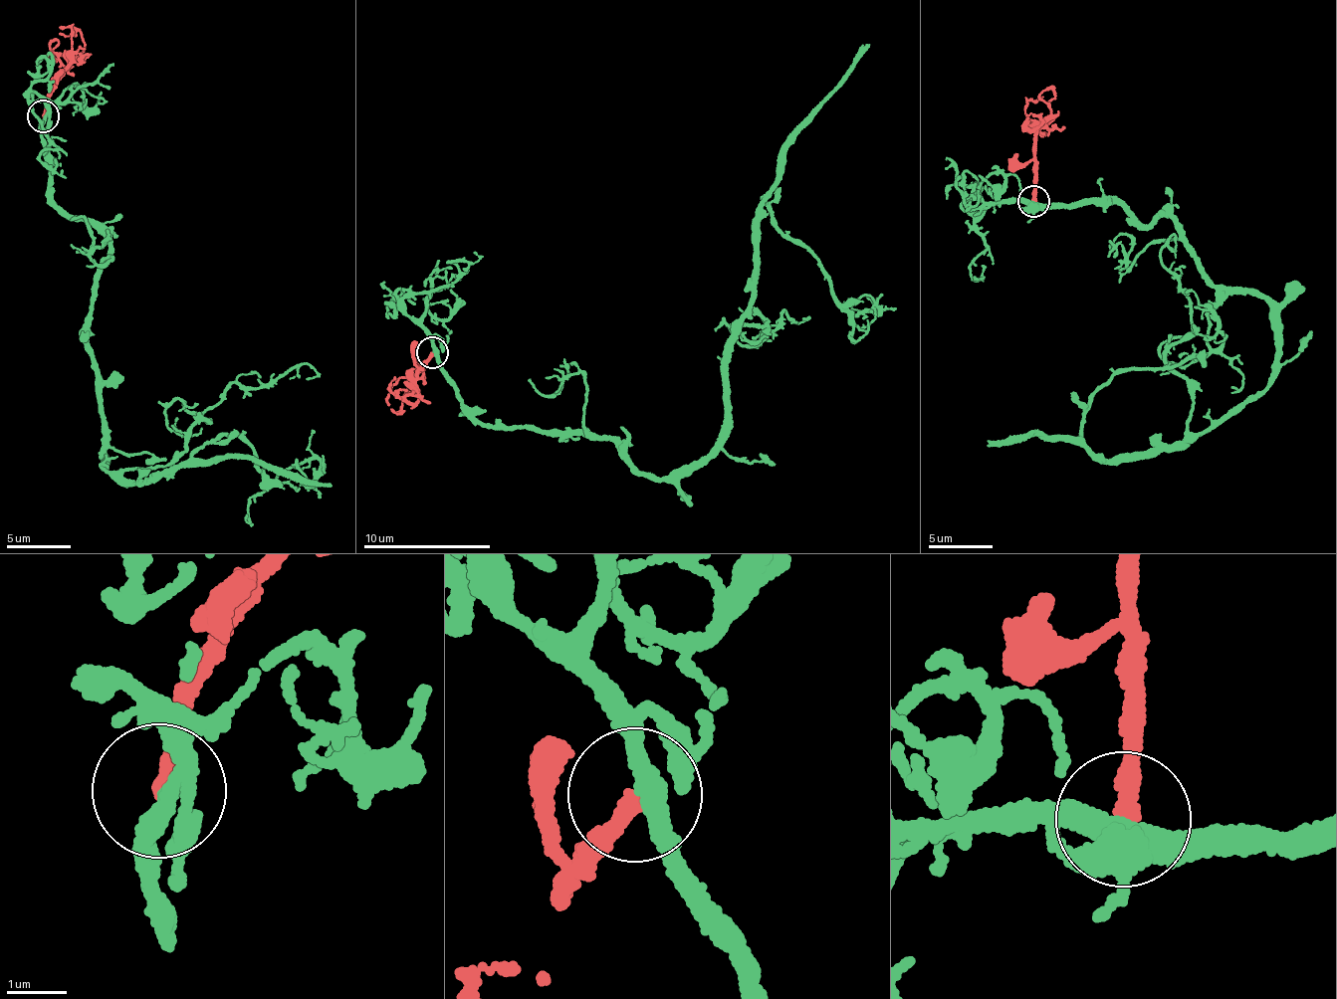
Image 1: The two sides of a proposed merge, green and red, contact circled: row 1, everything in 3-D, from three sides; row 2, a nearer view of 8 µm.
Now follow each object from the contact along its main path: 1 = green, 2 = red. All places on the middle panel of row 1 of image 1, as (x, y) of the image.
1: (433, 351), (471, 416), (587, 431), (662, 479), (724, 441), (757, 205), (862, 328), (872, 299), (848, 300)
2: (433, 351), (415, 370), (420, 394), (406, 394), (397, 413), (389, 408)

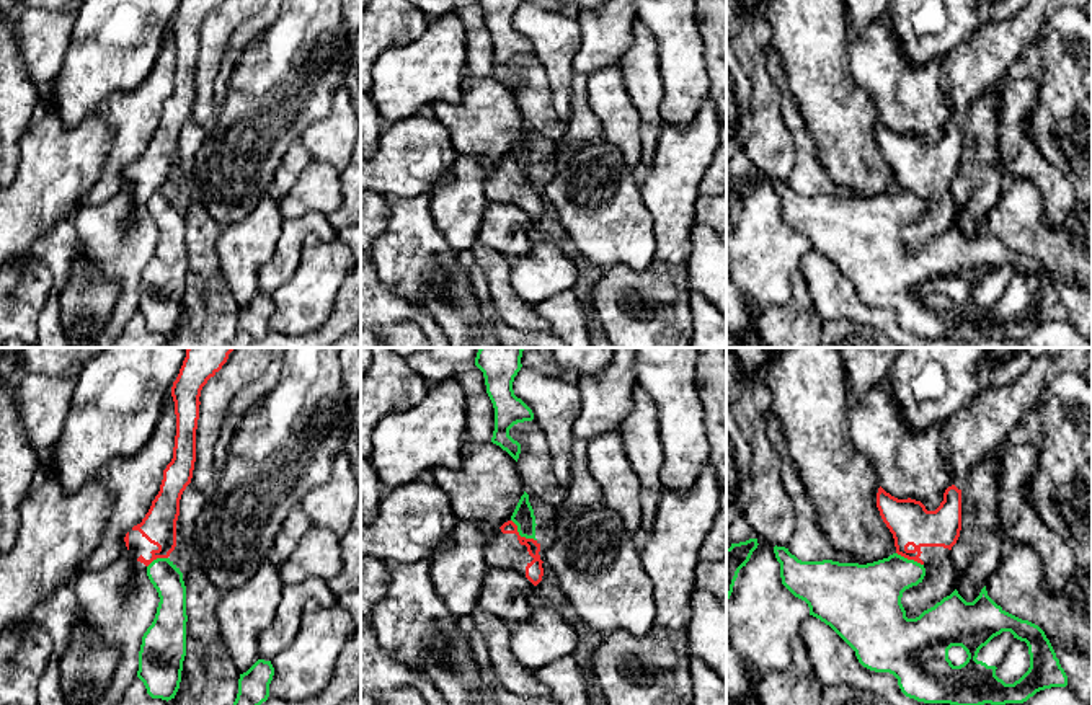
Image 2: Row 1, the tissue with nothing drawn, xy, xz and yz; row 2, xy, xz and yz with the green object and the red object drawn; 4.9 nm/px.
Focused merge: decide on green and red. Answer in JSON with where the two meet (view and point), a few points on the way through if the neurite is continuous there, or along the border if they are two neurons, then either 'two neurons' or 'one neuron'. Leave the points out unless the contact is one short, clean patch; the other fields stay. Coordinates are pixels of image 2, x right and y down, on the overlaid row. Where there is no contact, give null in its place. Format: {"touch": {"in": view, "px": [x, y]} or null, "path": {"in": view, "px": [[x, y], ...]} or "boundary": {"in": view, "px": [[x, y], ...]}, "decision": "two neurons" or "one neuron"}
{"touch": {"in": "xz", "px": [521, 536]}, "boundary": {"in": "xz", "px": [[511, 519], [521, 536], [536, 540]]}, "decision": "two neurons"}

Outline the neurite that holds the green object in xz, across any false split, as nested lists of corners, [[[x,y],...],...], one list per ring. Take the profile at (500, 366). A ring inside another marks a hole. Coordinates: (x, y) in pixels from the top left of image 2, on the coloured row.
[[[480,348],[475,366],[483,372],[486,393],[495,408],[495,431],[491,442],[506,450],[516,462],[521,444],[509,436],[509,429],[532,421],[532,410],[514,395],[513,382],[521,370],[524,348]]]

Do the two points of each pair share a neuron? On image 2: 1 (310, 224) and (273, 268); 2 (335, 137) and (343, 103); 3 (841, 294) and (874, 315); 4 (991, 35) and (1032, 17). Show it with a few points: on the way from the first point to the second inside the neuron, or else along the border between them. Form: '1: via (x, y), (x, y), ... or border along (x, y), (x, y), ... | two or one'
1: via (299, 234), (289, 243), (284, 257) | one
2: via (338, 129), (341, 111) | one
3: via (849, 302), (865, 314) | one
4: via (1001, 35), (1012, 35), (1022, 26) | one

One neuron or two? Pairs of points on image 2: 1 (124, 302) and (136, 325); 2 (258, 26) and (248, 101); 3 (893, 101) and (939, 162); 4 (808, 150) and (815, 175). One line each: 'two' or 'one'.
1: two
2: two
3: two
4: one

